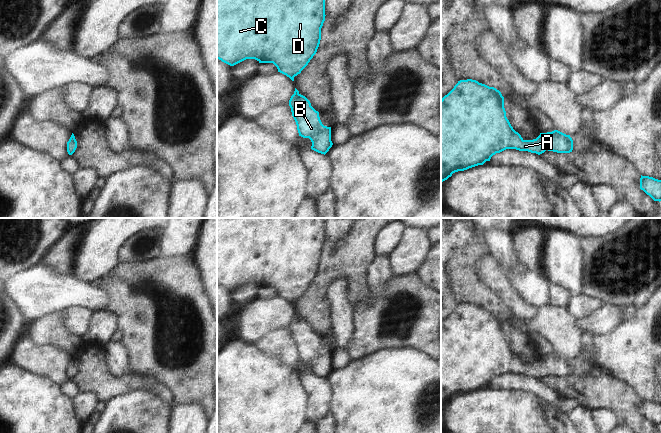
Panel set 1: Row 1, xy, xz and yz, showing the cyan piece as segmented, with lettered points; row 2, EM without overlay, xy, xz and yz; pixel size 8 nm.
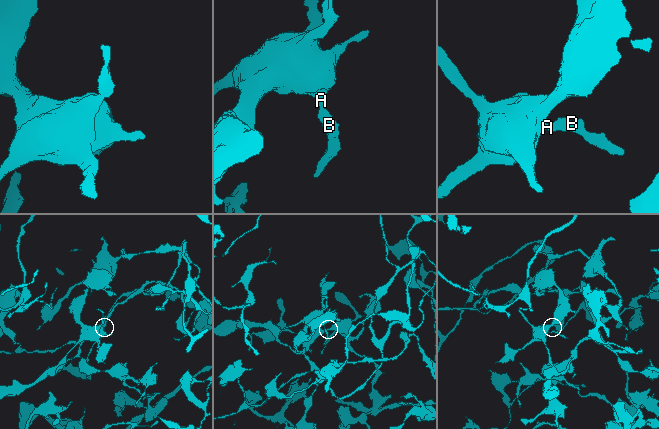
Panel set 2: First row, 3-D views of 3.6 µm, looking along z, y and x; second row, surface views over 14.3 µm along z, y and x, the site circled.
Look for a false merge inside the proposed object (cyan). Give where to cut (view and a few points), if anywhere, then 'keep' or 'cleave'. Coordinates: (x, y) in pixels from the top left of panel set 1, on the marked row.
no cut | keep

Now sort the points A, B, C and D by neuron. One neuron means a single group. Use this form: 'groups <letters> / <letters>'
groups A B C D

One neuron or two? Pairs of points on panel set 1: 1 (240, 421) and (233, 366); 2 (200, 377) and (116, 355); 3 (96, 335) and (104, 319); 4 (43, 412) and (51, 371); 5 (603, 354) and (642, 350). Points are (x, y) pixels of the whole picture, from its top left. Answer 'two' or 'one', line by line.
1: one
2: two
3: one
4: two
5: one

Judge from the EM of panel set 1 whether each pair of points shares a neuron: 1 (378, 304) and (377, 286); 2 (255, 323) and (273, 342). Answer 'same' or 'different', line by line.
1: different
2: different

